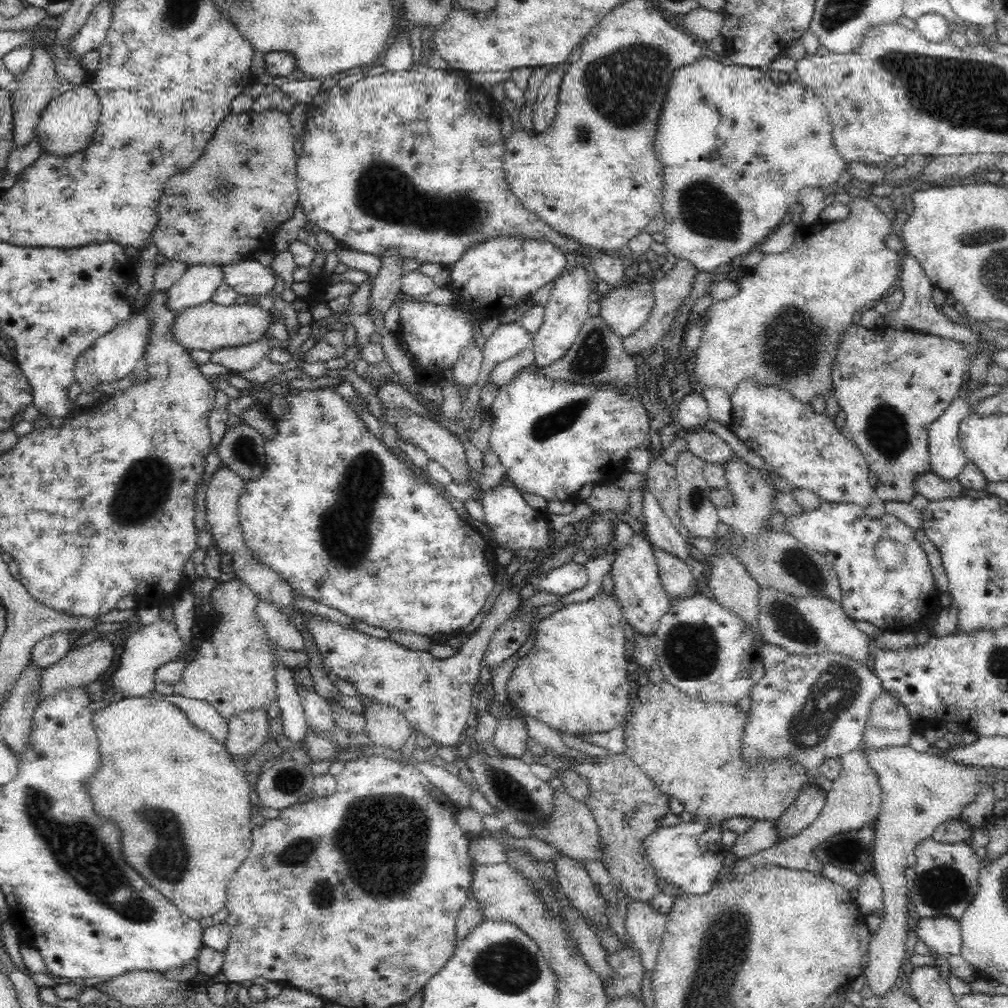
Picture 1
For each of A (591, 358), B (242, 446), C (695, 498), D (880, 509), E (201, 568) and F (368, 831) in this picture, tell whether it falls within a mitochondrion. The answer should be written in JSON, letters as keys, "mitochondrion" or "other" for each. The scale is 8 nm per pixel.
{"A":"mitochondrion","B":"mitochondrion","C":"mitochondrion","D":"other","E":"other","F":"mitochondrion"}

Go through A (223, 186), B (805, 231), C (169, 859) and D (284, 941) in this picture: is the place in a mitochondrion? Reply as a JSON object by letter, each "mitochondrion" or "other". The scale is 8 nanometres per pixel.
{"A":"mitochondrion","B":"other","C":"mitochondrion","D":"other"}

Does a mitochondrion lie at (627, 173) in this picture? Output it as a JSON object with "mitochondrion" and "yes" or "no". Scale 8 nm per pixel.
{"mitochondrion":"no"}

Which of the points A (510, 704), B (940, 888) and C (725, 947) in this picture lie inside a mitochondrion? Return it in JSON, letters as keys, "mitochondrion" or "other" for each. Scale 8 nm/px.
{"A":"other","B":"mitochondrion","C":"mitochondrion"}

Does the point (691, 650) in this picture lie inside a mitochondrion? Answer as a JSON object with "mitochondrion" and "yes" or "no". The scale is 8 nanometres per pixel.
{"mitochondrion":"yes"}

